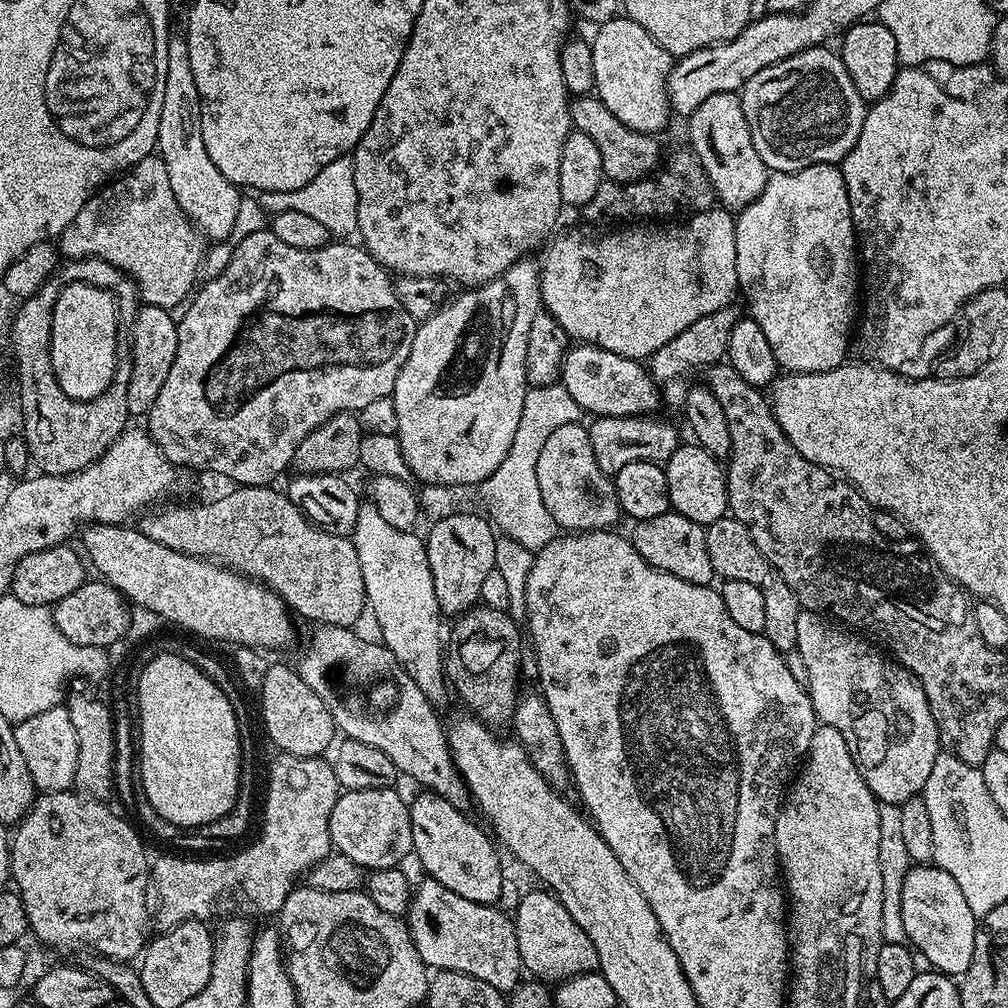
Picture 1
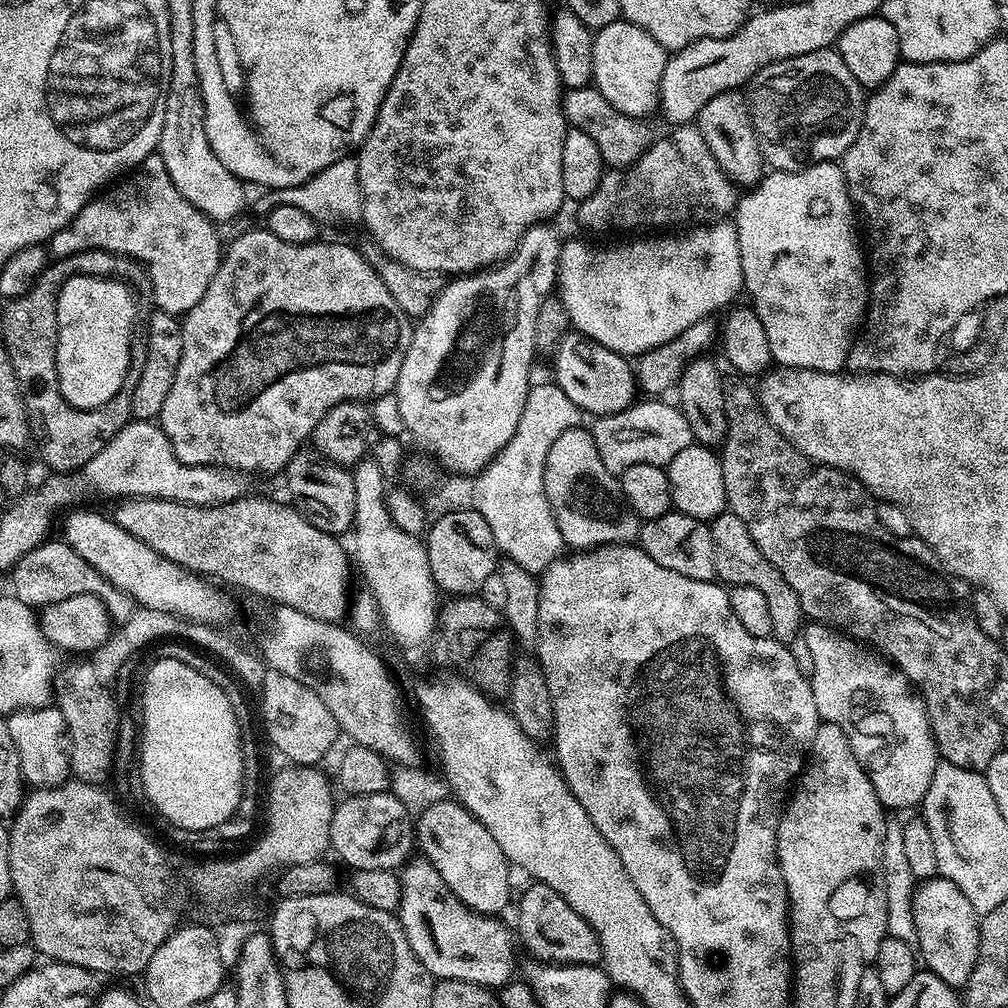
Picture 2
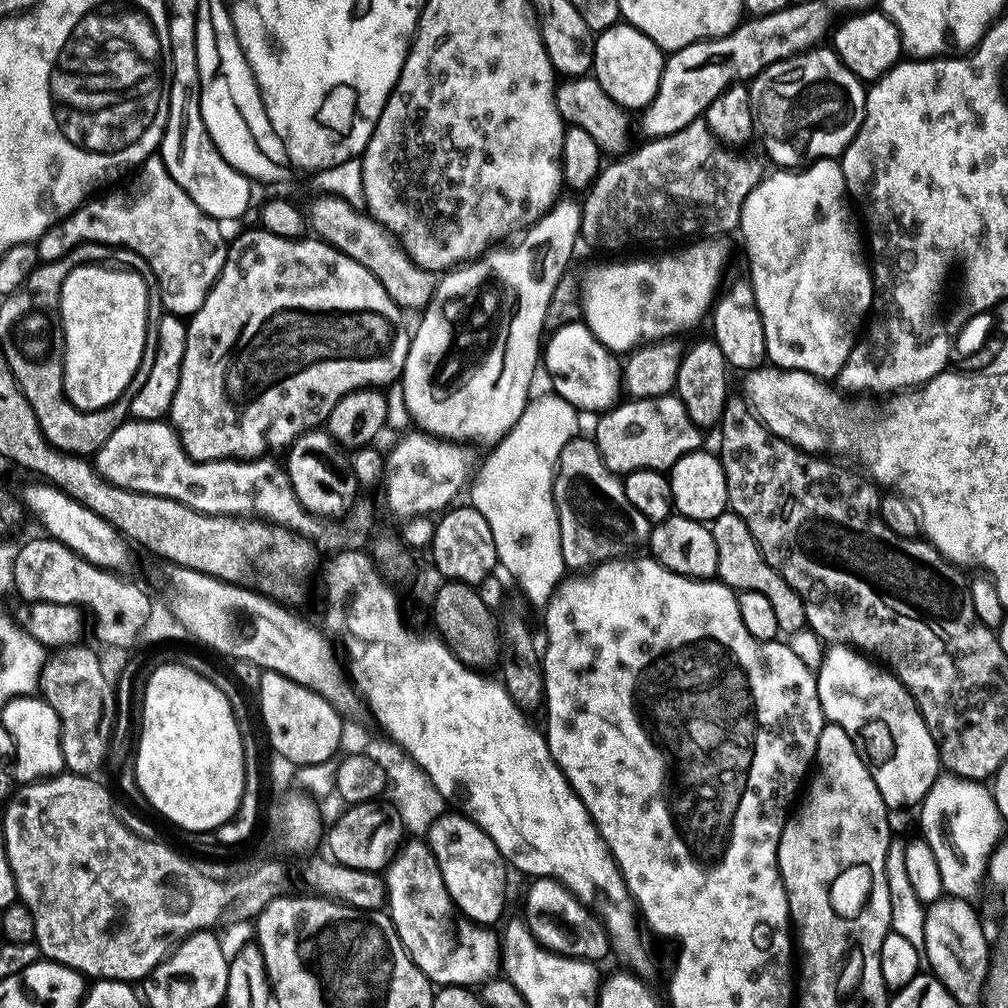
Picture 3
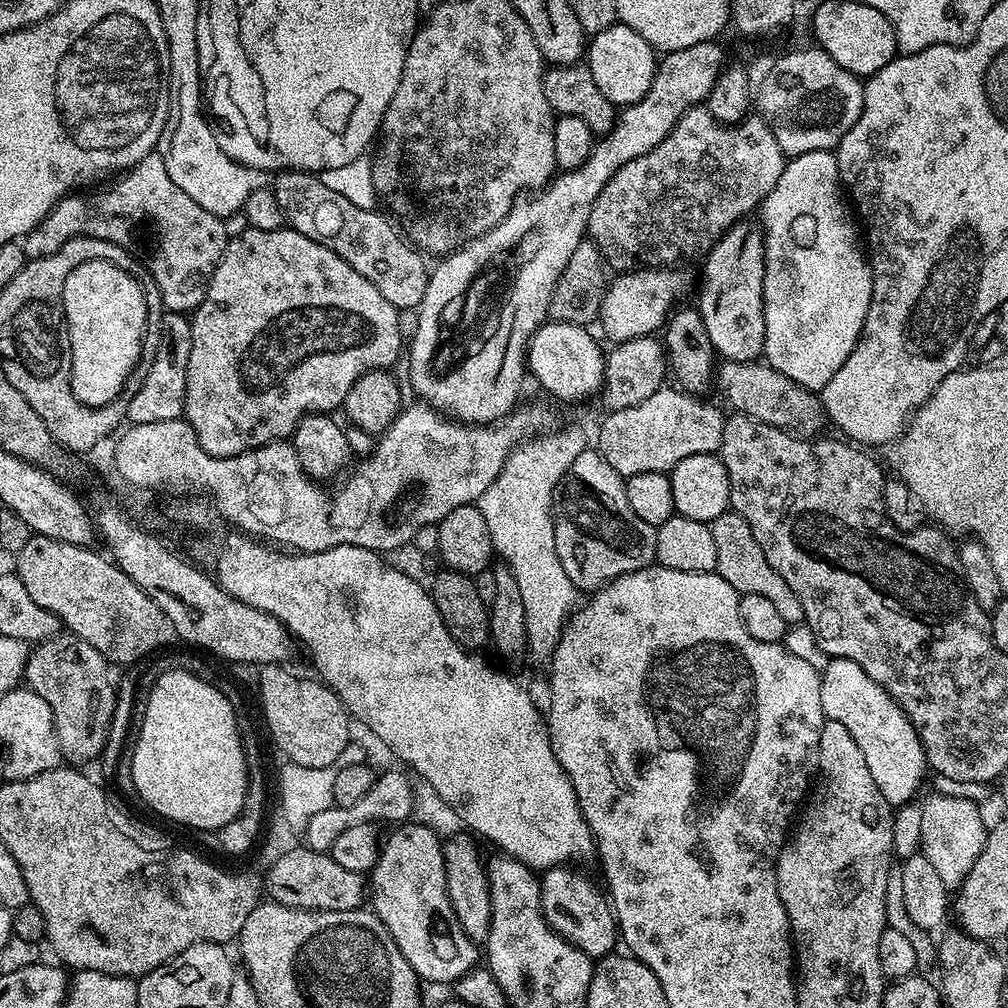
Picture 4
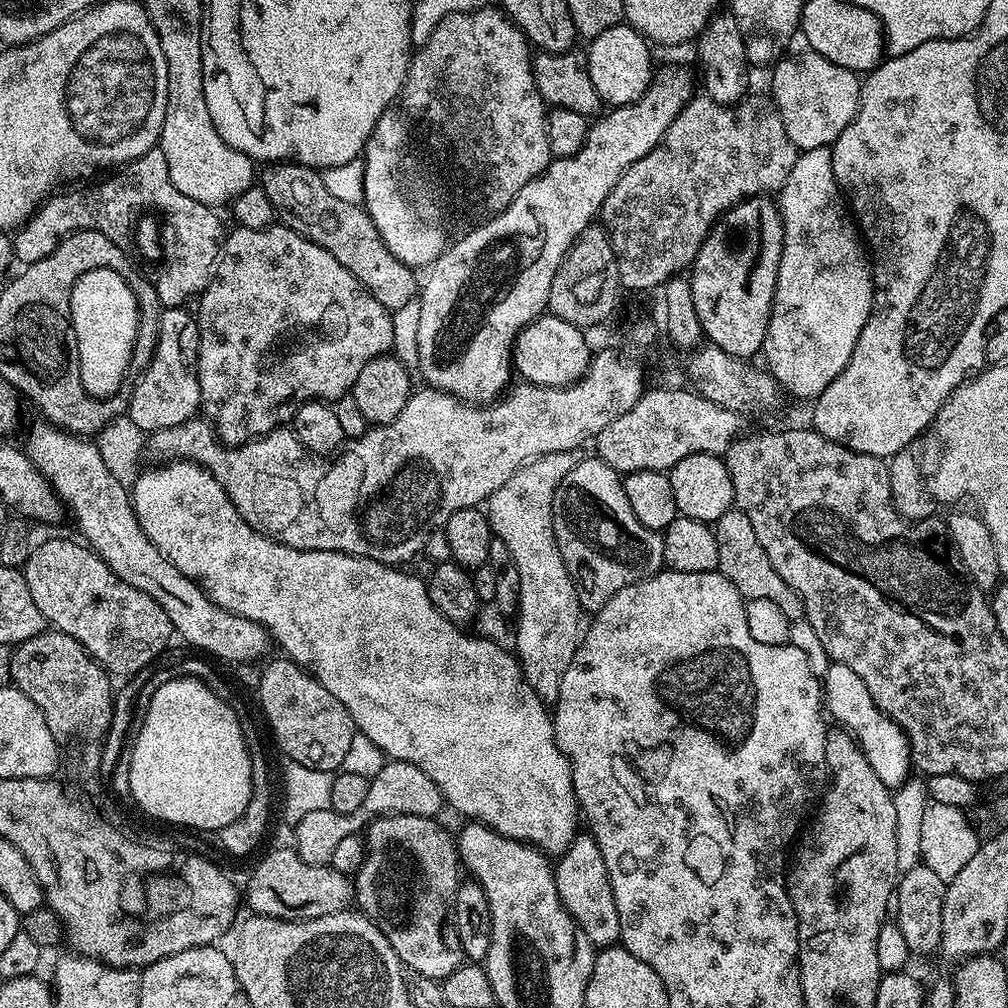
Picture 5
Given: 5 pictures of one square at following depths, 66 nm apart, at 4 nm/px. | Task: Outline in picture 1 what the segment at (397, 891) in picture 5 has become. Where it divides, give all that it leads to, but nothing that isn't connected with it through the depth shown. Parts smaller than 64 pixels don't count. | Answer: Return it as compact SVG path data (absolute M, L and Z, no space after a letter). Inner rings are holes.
M424 878L408 901L406 923L418 954L429 969L465 972L490 982L499 992L511 993L521 983L522 965L513 917L491 904L470 902L438 881Z

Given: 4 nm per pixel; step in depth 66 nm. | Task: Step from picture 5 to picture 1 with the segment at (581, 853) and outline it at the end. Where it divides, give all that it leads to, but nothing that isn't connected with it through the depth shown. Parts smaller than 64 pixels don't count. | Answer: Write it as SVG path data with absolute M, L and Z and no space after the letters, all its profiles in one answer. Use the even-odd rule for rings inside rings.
M551 891L528 892L516 904L514 923L520 963L528 968L533 977L541 982L563 982L571 976L581 976L587 972L599 969L598 950L594 950L594 942L590 942L588 935L570 918L566 906L552 895Z

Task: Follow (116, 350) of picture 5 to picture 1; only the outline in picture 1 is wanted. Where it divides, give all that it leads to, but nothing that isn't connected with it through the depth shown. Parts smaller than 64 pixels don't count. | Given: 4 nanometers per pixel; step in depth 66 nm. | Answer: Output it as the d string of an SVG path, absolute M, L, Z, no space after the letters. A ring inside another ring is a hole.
M76 281L60 291L55 303L51 322L51 368L63 393L75 400L100 396L117 375L118 312L108 290L101 285Z

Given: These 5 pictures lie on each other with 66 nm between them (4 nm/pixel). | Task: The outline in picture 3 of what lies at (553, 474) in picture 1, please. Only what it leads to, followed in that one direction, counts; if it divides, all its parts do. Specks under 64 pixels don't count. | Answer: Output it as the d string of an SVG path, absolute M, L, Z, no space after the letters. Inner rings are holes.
M595 439L571 440L560 452L556 477L552 482L552 500L556 503L562 558L572 570L588 570L606 560L625 555L624 548L647 545L650 522L630 502L626 502L624 481L602 462Z

